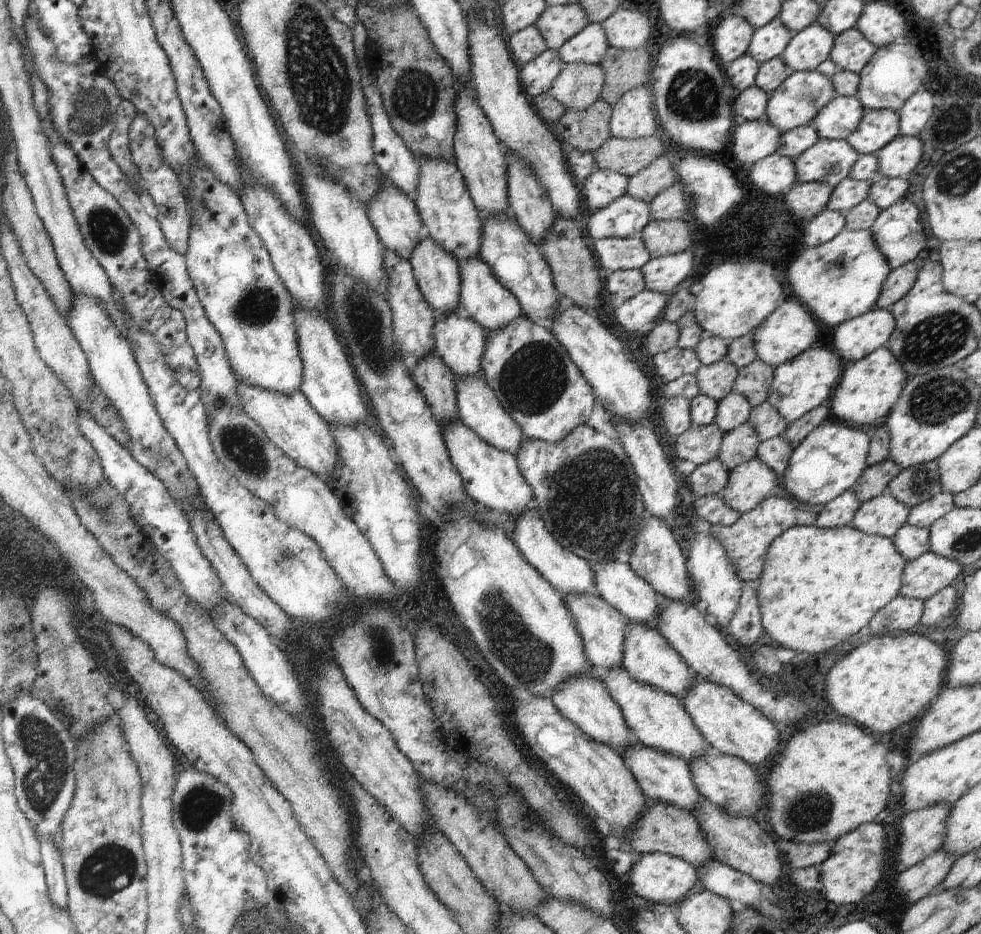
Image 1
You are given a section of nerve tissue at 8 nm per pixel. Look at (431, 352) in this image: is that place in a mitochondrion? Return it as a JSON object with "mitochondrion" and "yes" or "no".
{"mitochondrion":"no"}

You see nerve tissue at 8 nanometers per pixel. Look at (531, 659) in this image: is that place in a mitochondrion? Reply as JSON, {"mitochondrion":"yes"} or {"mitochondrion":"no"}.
{"mitochondrion":"yes"}

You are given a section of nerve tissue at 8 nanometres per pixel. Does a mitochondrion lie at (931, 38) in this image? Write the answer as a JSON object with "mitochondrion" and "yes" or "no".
{"mitochondrion":"no"}

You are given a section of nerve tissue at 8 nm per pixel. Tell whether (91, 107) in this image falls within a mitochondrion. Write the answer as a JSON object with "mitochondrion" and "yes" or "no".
{"mitochondrion":"yes"}

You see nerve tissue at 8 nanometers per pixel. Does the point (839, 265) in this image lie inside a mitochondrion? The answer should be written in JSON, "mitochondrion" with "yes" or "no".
{"mitochondrion":"yes"}

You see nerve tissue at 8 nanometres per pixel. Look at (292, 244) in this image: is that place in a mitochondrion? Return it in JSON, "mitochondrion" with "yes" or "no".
{"mitochondrion":"no"}

